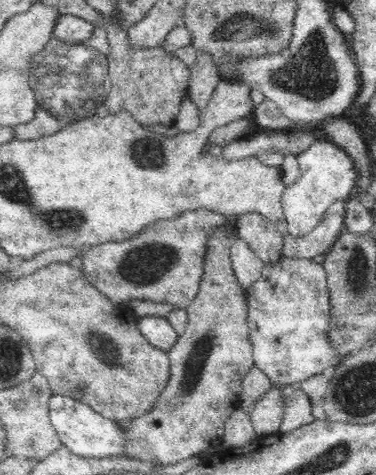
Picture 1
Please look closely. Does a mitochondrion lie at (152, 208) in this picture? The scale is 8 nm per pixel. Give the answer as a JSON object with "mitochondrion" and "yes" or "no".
{"mitochondrion":"no"}

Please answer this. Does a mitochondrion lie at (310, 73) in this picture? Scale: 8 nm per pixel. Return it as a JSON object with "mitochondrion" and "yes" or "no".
{"mitochondrion":"yes"}

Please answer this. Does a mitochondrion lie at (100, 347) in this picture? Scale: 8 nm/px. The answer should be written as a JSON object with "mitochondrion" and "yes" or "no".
{"mitochondrion":"yes"}

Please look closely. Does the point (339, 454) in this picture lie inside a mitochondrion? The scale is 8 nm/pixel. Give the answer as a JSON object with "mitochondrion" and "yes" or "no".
{"mitochondrion":"yes"}

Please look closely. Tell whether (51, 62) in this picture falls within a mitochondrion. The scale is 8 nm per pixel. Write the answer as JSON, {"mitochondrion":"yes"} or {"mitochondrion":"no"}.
{"mitochondrion":"yes"}

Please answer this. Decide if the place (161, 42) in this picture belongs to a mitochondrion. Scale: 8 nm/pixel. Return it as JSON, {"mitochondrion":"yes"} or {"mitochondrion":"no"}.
{"mitochondrion":"no"}

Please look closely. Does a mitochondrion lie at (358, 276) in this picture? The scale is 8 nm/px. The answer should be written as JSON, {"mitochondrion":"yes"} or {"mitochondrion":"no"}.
{"mitochondrion":"yes"}

